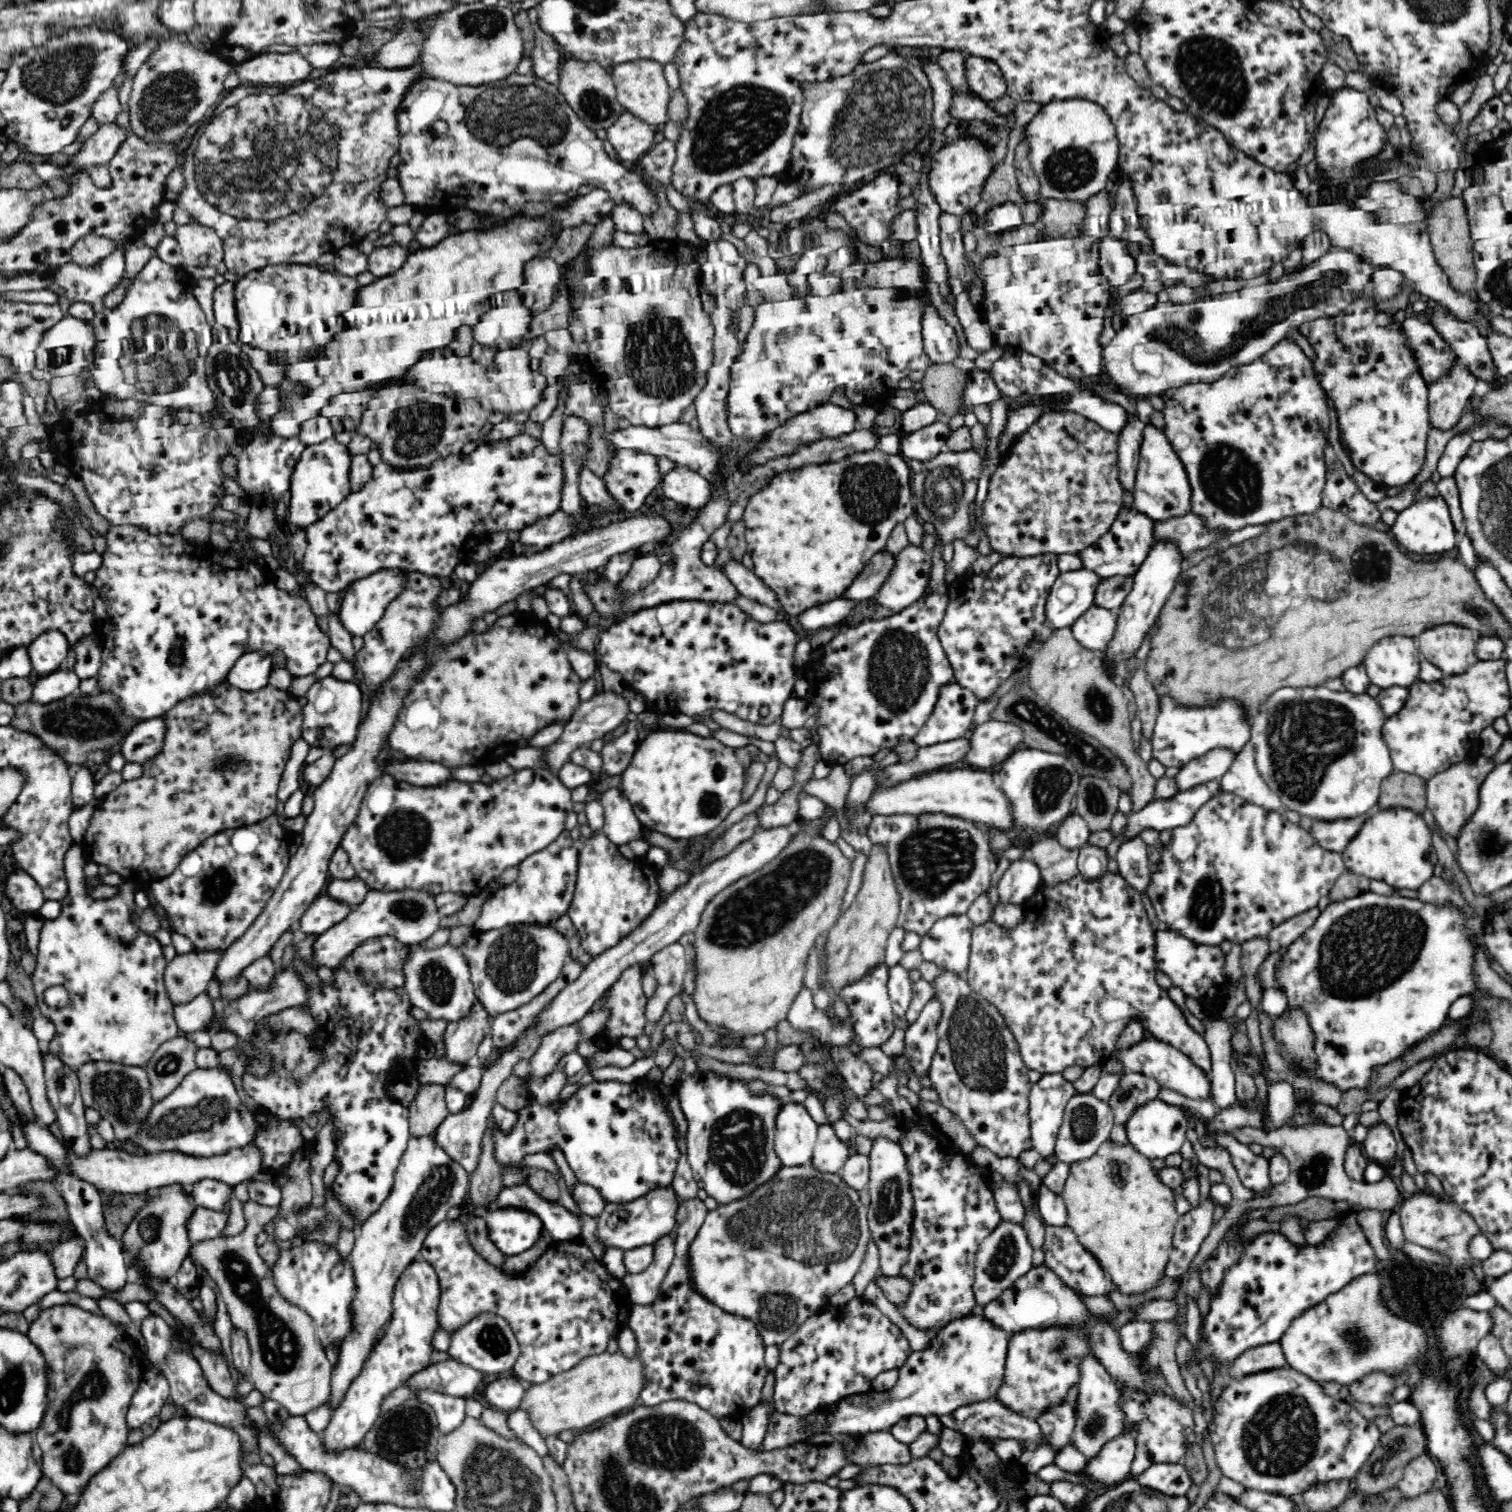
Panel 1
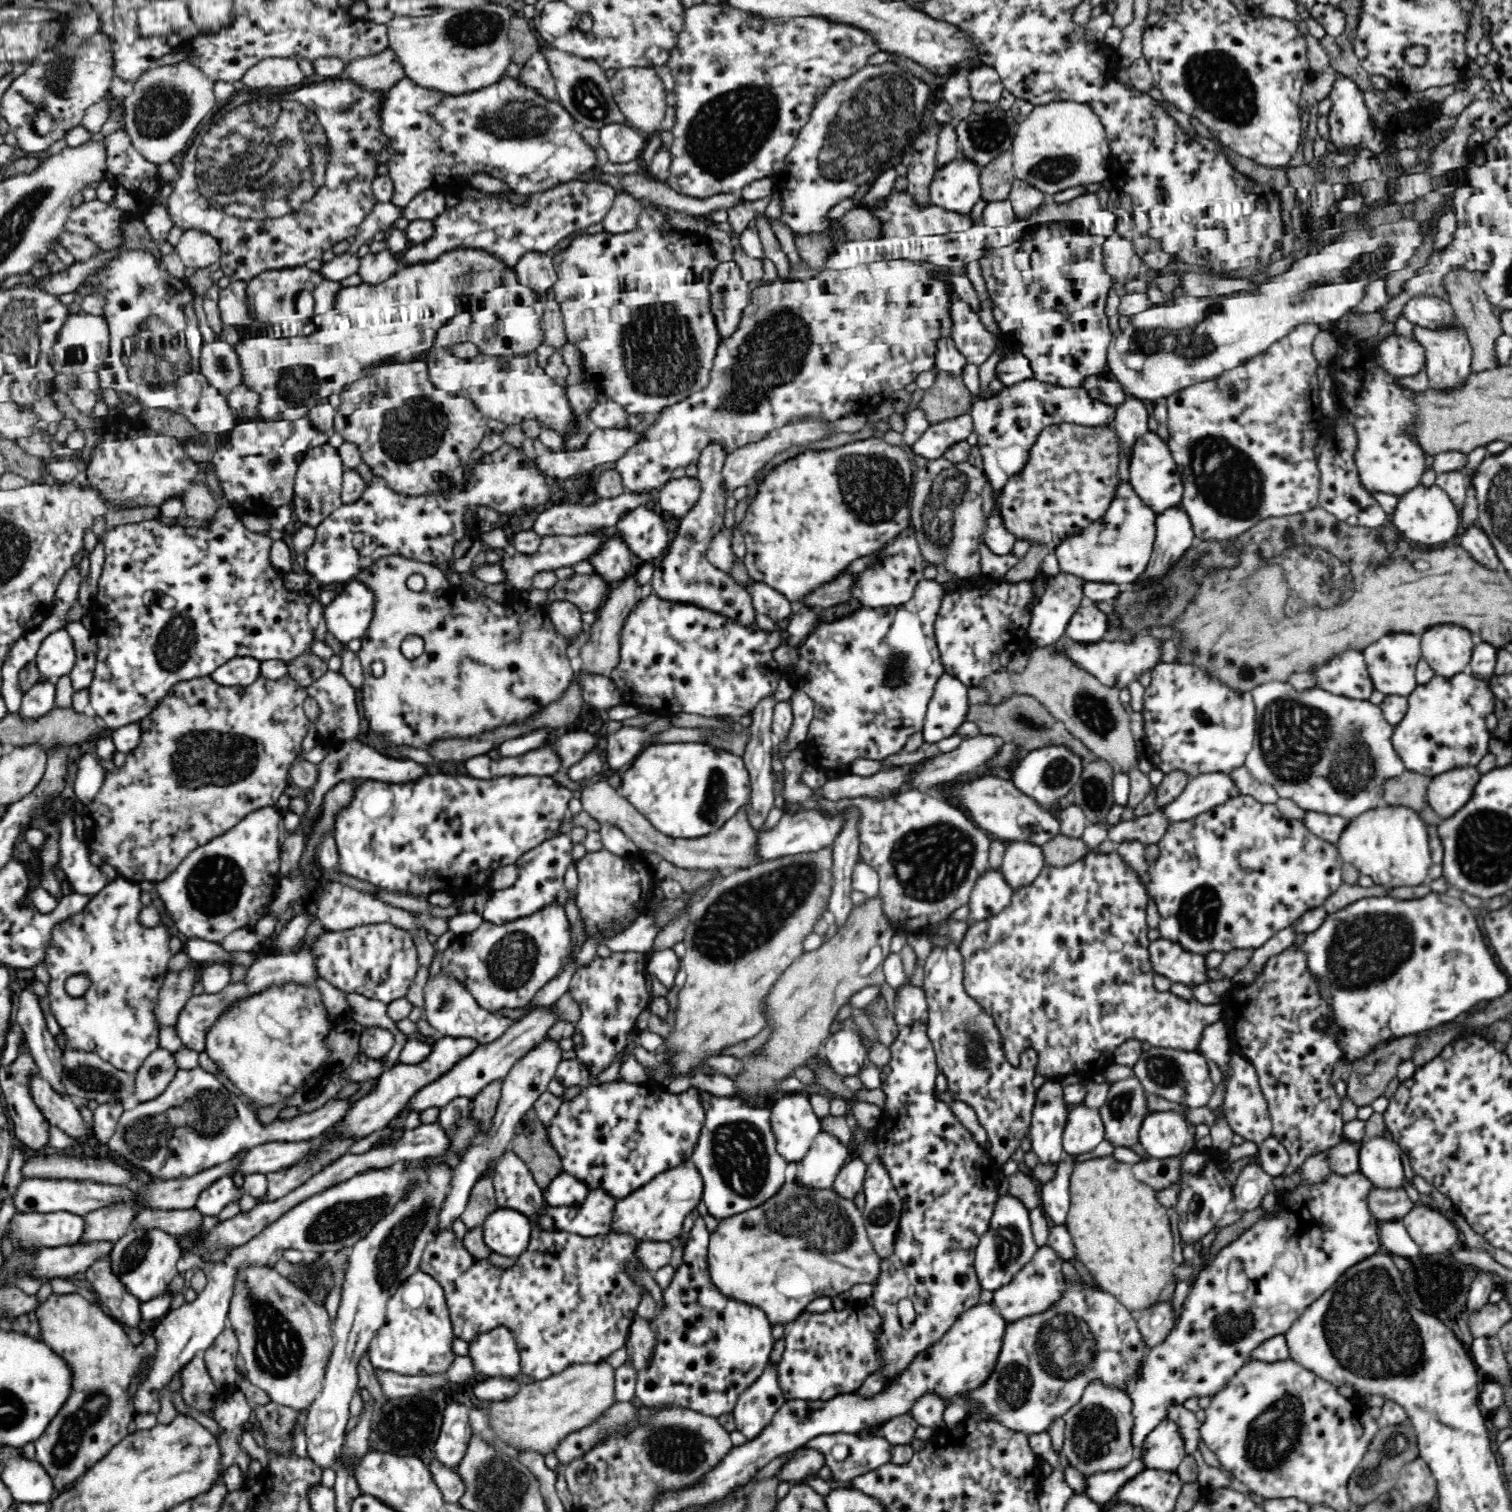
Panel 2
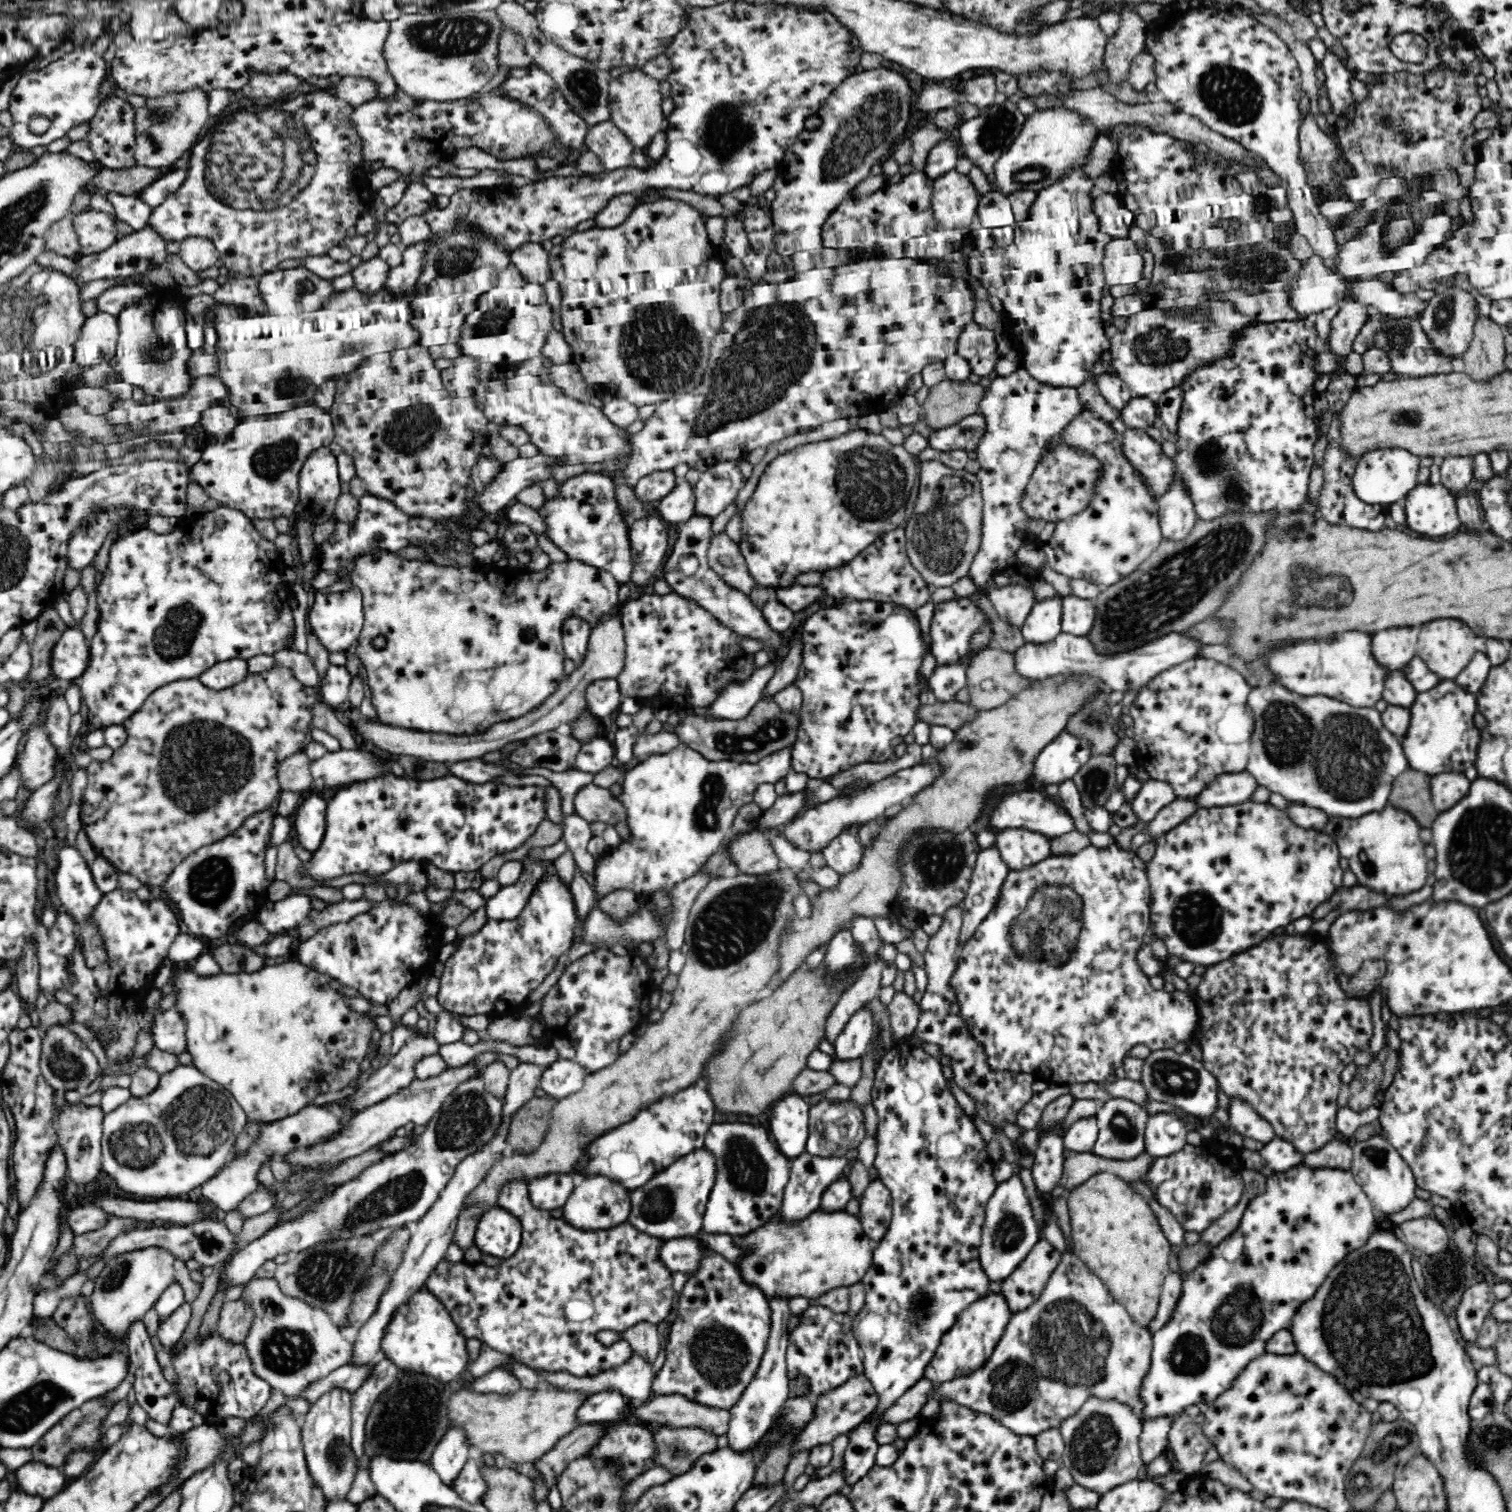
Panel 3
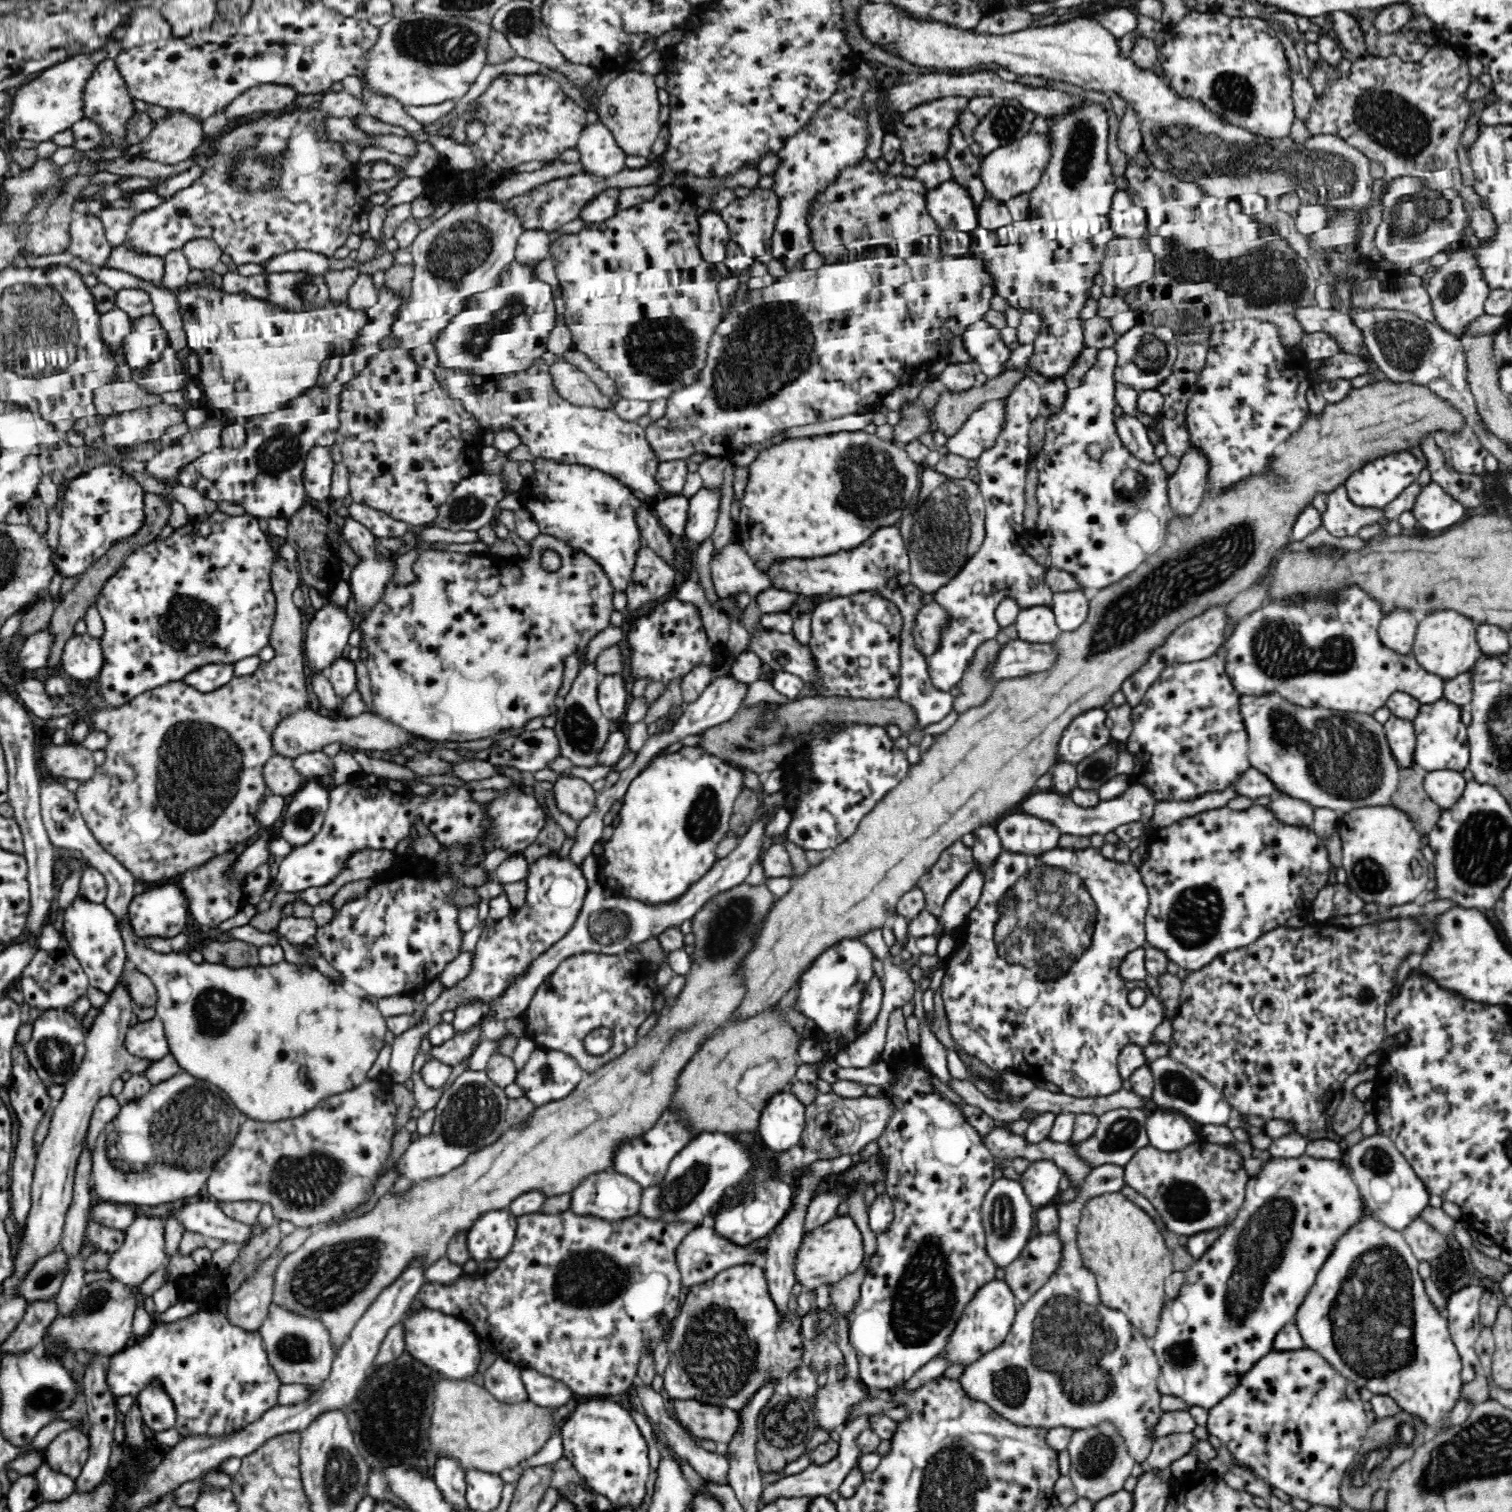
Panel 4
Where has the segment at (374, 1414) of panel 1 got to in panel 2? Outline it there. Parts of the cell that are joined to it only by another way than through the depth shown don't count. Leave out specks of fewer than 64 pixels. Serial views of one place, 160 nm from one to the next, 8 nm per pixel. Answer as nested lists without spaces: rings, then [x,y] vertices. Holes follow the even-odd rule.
[[[418,1269],[387,1302],[386,1319],[371,1343],[368,1360],[377,1372],[423,1375],[446,1371],[454,1360],[450,1349],[453,1329],[441,1283]]]

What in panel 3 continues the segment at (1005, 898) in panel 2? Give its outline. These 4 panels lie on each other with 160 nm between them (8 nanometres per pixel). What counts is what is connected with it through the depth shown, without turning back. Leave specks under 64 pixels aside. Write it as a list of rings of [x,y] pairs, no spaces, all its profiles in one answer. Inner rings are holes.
[[[996,846],[984,848],[978,854],[968,892],[961,902],[961,948],[972,938],[978,925],[996,908],[1002,884],[1009,874]]]

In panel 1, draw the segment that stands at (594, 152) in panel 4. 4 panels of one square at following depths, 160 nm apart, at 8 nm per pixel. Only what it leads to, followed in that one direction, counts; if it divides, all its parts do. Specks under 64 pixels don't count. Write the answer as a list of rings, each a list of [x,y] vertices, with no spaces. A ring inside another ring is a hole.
[[[624,112],[616,123],[606,130],[607,138],[615,148],[619,160],[635,161],[652,148],[659,126],[650,124],[634,113]]]

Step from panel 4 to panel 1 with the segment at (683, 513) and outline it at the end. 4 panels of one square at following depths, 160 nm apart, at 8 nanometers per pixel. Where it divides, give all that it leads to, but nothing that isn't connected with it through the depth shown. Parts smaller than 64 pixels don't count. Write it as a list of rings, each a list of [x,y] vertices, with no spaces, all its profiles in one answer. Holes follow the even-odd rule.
[[[678,463],[662,476],[660,486],[667,498],[682,507],[700,509],[712,498],[710,482],[688,466]]]

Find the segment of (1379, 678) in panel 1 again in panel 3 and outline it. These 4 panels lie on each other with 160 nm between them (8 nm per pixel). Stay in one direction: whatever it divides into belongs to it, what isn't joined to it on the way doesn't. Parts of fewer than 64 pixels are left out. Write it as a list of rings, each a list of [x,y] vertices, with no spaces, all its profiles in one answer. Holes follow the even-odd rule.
[[[1410,627],[1380,630],[1380,632],[1374,633],[1370,637],[1371,656],[1385,670],[1381,698],[1388,703],[1396,703],[1398,706],[1409,708],[1411,702],[1414,702],[1417,692],[1410,679],[1404,674],[1404,670],[1406,666],[1409,666],[1410,660],[1417,656],[1418,636],[1419,628]]]

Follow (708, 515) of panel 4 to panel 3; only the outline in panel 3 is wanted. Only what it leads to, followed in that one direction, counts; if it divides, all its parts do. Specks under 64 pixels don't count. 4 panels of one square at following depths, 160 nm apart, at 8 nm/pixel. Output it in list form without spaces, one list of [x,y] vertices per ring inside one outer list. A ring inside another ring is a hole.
[[[740,460],[711,462],[708,470],[700,475],[700,480],[695,484],[695,512],[714,518],[735,502],[736,494],[746,481]]]

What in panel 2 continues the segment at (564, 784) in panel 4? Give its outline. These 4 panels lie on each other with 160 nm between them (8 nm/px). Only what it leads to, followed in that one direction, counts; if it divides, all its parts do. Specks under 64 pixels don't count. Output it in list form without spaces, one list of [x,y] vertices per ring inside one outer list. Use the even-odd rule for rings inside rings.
[[[600,780],[582,790],[580,801],[582,808],[591,816],[596,818],[601,824],[614,824],[618,826],[635,844],[638,852],[655,852],[663,860],[672,863],[676,868],[684,870],[727,870],[733,871],[745,869],[760,863],[755,858],[756,842],[758,833],[752,831],[748,825],[749,803],[744,803],[733,818],[714,832],[700,836],[700,838],[682,839],[672,838],[659,832],[650,821],[642,814],[639,814],[626,798],[618,794],[618,790],[613,788],[607,780]]]

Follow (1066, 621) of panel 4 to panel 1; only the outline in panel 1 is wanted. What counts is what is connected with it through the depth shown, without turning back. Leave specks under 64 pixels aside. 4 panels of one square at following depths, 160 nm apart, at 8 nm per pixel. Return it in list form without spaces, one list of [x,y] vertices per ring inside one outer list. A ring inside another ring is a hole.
[[[1093,605],[1072,624],[1074,637],[1083,647],[1100,653],[1113,637],[1118,615],[1119,609],[1108,610]]]

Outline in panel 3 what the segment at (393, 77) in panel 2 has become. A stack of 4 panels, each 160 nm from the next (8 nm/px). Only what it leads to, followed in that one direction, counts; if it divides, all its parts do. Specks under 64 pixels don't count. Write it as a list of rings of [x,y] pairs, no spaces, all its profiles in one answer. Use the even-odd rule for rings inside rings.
[[[364,75],[343,76],[330,90],[355,107],[378,97],[378,83]]]

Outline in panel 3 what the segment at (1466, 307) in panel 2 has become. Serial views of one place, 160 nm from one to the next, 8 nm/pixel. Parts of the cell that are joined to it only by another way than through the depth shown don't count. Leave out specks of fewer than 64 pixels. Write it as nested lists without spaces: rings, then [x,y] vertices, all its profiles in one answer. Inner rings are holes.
[[[1478,314],[1474,323],[1473,340],[1470,349],[1466,352],[1460,368],[1466,371],[1474,380],[1490,380],[1493,374],[1498,374],[1505,368],[1505,331],[1492,319]]]

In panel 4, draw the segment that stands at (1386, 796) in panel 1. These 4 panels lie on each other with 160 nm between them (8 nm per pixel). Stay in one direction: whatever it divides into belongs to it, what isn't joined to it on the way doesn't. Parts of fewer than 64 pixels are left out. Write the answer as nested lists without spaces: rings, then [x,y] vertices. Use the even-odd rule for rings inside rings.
[[[1417,767],[1402,768],[1397,789],[1394,791],[1391,804],[1410,816],[1416,824],[1417,832],[1426,837],[1435,829],[1443,812],[1426,793],[1424,788],[1425,772]]]

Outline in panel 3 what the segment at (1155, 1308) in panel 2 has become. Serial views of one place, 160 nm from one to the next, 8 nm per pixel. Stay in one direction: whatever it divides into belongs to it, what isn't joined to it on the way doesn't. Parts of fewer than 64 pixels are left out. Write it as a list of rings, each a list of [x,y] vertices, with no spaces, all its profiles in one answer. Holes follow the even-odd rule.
[[[1171,1272],[1166,1278],[1165,1284],[1162,1288],[1158,1308],[1154,1318],[1146,1324],[1146,1330],[1153,1335],[1167,1326],[1176,1311],[1178,1301],[1182,1297],[1183,1281],[1180,1273]]]

